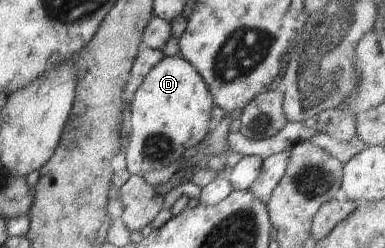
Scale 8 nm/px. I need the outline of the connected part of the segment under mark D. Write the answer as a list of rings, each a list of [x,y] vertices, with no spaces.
[[[181,56],[163,57],[135,91],[131,105],[131,132],[125,147],[131,175],[163,170],[178,162],[189,148],[205,141],[211,131],[211,93],[201,75]]]

